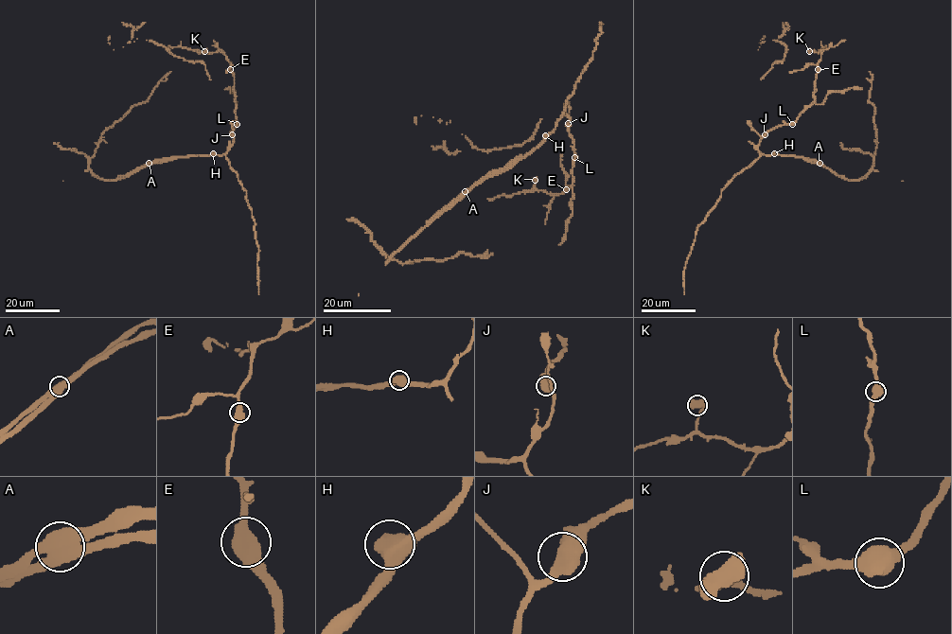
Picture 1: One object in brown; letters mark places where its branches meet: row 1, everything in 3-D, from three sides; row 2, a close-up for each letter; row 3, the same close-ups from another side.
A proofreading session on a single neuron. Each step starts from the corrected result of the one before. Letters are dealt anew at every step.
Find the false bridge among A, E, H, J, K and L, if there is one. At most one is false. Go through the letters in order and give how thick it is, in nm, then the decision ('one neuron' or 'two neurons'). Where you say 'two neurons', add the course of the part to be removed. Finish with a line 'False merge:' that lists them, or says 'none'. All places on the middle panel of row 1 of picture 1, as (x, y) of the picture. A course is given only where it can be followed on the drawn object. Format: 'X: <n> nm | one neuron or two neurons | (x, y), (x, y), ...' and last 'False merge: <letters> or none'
A: 700 nm | two neurons | (465, 191), (521, 155)
E: 600 nm | one neuron
H: 600 nm | one neuron
J: 600 nm | one neuron
K: 600 nm | one neuron
L: 600 nm | one neuron
False merge: A

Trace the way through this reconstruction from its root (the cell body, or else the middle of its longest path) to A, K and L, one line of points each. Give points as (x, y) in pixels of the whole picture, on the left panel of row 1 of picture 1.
A: (222, 154), (171, 156), (149, 164)
K: (222, 154), (233, 143), (232, 131), (237, 125), (234, 75), (230, 62), (222, 52), (204, 51)
L: (222, 154), (233, 143), (232, 131), (237, 124)

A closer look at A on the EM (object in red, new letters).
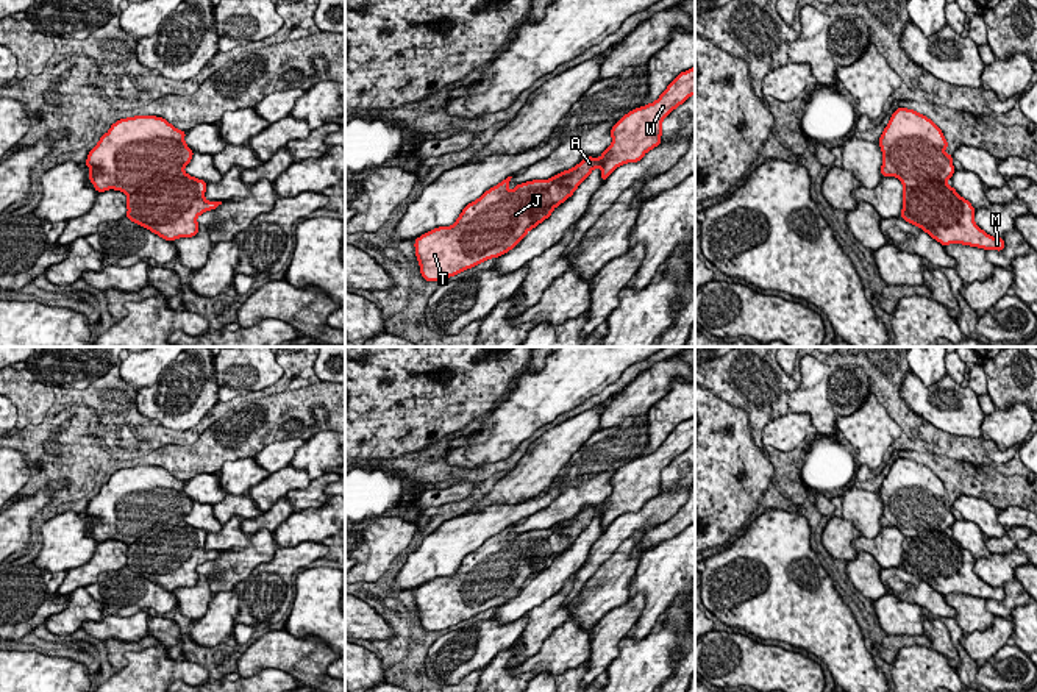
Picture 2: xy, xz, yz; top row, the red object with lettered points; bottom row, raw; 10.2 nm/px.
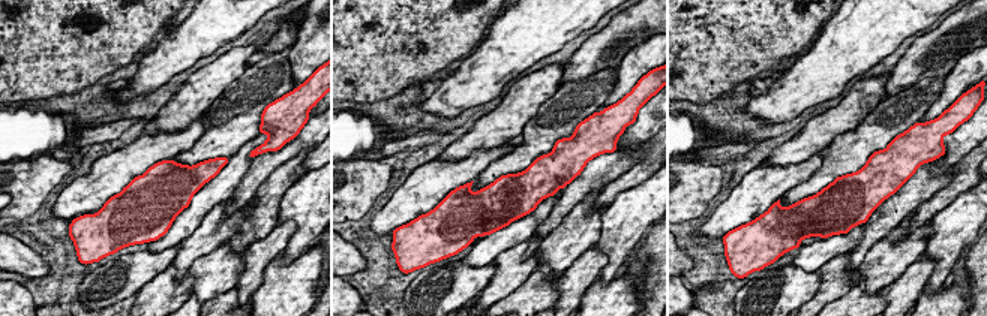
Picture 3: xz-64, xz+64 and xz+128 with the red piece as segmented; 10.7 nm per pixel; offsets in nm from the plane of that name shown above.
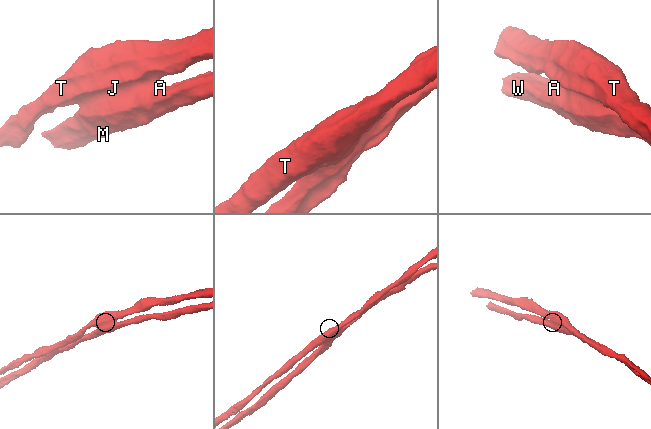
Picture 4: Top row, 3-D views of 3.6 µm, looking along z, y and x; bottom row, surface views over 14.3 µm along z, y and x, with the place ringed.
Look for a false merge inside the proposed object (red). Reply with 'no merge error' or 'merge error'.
merge error

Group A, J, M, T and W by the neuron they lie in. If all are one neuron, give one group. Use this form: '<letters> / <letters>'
A M W / J T

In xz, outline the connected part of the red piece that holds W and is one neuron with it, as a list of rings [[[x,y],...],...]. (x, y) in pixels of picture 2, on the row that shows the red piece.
[[[695,67],[681,72],[661,97],[642,108],[636,108],[625,114],[611,130],[612,144],[600,158],[586,158],[572,169],[570,177],[553,181],[547,187],[548,205],[525,211],[529,214],[529,230],[548,219],[556,206],[573,195],[576,187],[597,167],[601,169],[603,181],[622,164],[637,162],[647,152],[661,144],[662,120],[690,95],[695,94]]]

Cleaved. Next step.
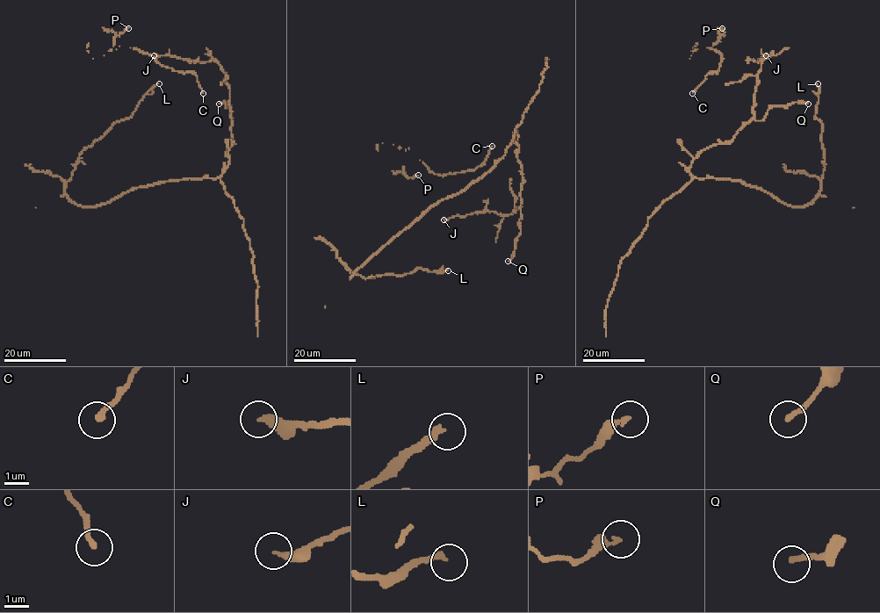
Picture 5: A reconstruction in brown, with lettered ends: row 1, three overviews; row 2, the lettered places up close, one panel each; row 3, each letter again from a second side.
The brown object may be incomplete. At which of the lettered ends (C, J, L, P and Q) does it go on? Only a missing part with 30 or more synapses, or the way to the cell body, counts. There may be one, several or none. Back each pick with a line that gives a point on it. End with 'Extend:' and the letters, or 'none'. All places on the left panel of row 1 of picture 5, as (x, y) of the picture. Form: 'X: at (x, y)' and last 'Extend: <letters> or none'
J: at (154, 55)
L: at (159, 83)
Extend: J, L

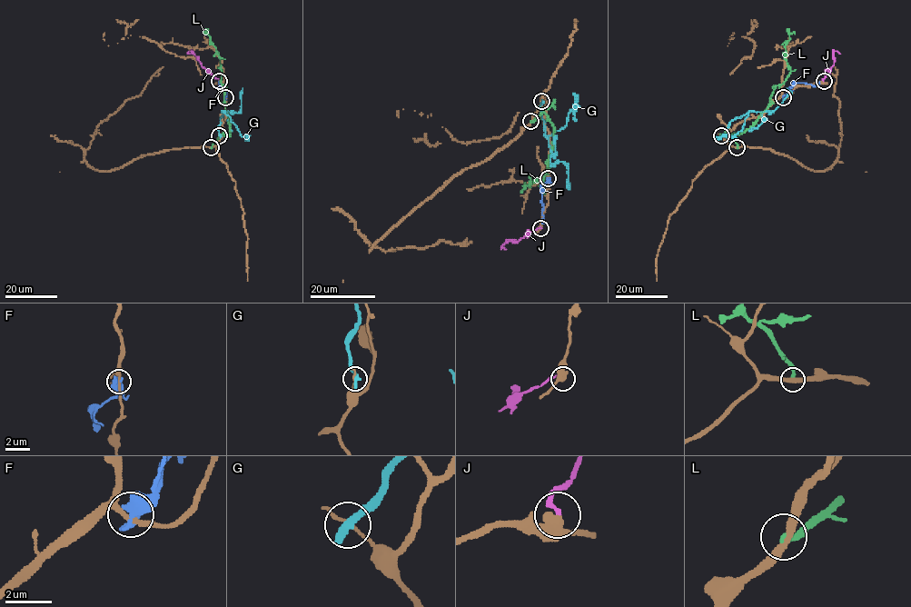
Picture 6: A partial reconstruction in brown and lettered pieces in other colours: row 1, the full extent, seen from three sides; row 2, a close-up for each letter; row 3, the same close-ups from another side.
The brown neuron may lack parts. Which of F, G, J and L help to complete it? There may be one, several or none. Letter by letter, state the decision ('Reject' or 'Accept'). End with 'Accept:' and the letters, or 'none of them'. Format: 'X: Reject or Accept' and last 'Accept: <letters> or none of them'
F: Reject
G: Reject
J: Accept
L: Reject
Accept: J

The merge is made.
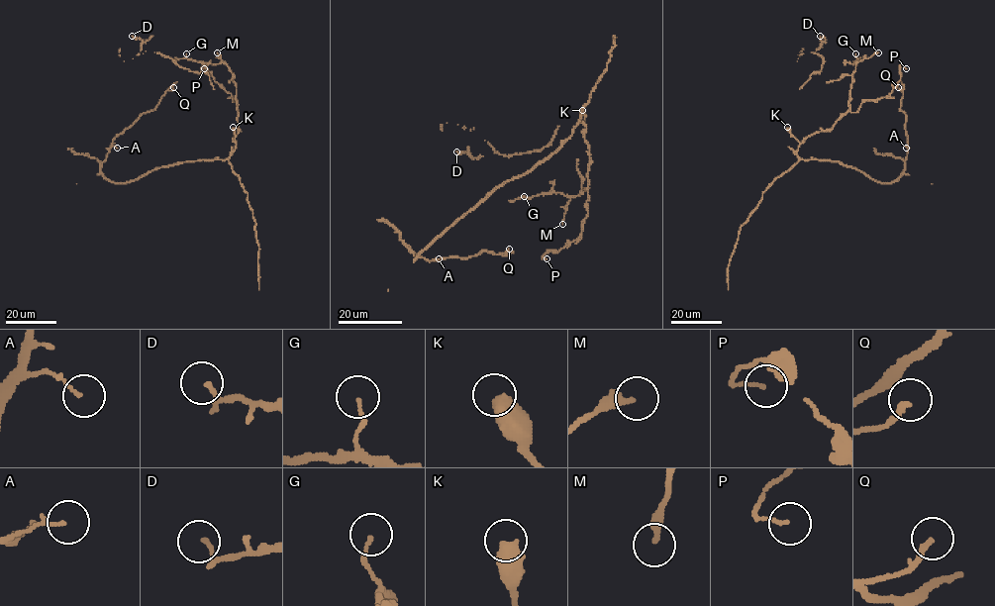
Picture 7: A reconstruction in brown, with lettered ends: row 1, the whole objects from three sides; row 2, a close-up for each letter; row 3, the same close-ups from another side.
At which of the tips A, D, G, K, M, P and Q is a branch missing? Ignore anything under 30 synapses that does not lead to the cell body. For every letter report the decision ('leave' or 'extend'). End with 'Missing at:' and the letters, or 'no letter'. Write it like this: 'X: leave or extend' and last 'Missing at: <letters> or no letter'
A: leave
D: leave
G: leave
K: leave
M: leave
P: leave
Q: leave
Missing at: no letter

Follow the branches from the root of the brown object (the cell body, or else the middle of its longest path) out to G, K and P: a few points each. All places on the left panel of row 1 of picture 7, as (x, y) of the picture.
G: (225, 159), (235, 149), (235, 137), (239, 132), (233, 73), (226, 64), (188, 59), (186, 53)
K: (225, 159), (235, 149), (233, 127)
P: (225, 159), (235, 149), (235, 137), (239, 132), (237, 100), (204, 68)

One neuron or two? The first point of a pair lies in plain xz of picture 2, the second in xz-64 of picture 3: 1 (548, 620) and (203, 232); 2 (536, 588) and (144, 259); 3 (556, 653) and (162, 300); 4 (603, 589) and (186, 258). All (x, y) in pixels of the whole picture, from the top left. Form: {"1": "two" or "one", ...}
{"1": "one", "2": "two", "3": "two", "4": "two"}

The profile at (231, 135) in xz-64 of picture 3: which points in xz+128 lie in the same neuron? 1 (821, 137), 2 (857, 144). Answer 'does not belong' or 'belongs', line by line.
1: does not belong
2: belongs

